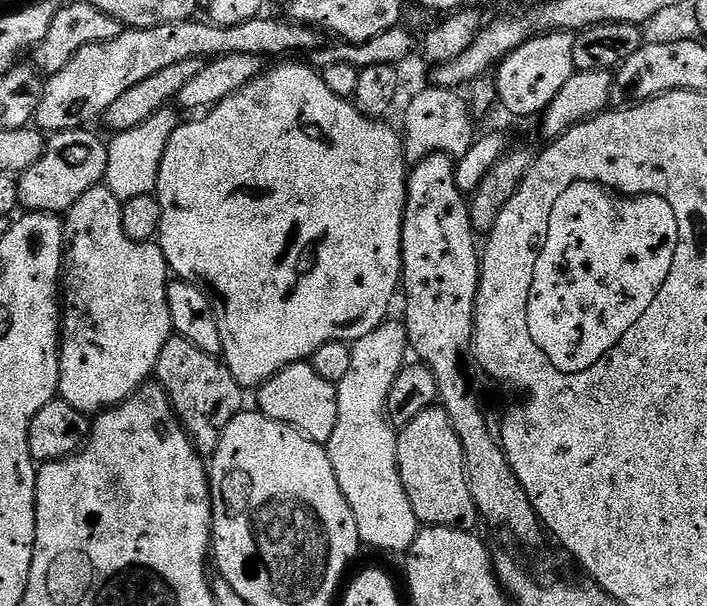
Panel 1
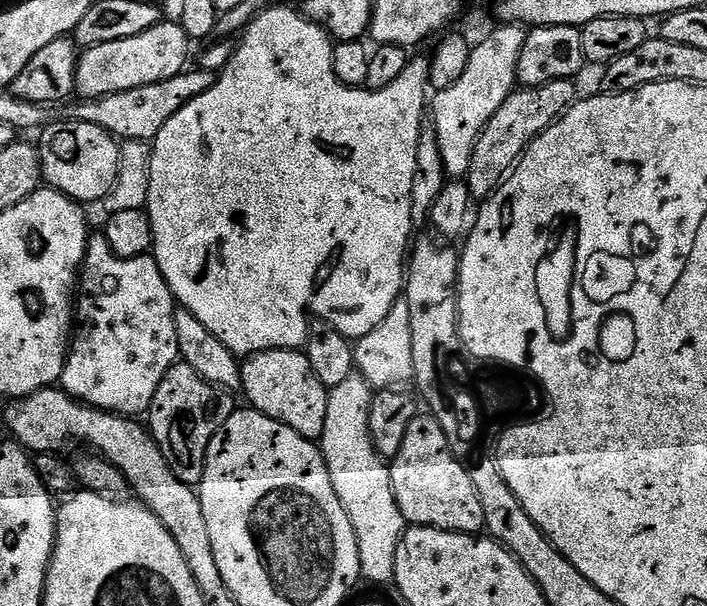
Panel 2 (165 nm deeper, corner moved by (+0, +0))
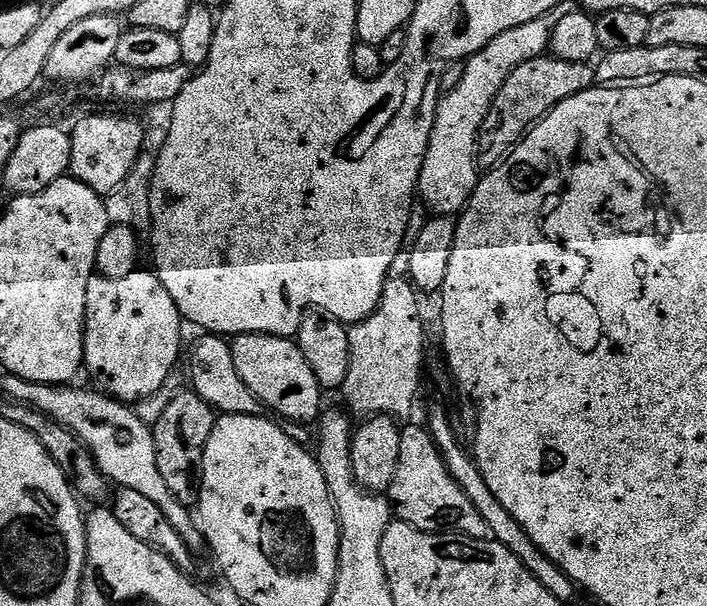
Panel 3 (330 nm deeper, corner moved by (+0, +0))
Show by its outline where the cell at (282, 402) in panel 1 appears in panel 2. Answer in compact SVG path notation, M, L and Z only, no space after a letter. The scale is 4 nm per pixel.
M275 348L265 352L256 352L247 357L240 365L240 388L249 405L256 411L290 426L298 434L302 434L308 440L319 441L322 434L322 426L326 426L326 402L328 401L328 389L314 374L314 366L310 366L307 355L295 348Z

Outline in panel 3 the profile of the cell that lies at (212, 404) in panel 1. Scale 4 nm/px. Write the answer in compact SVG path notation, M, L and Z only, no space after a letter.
M191 390L177 391L166 410L162 410L162 418L158 418L152 428L158 474L162 474L166 486L170 486L170 494L174 494L178 502L189 506L199 505L198 477L201 468L204 467L204 447L217 419L217 413L201 396L197 396Z

